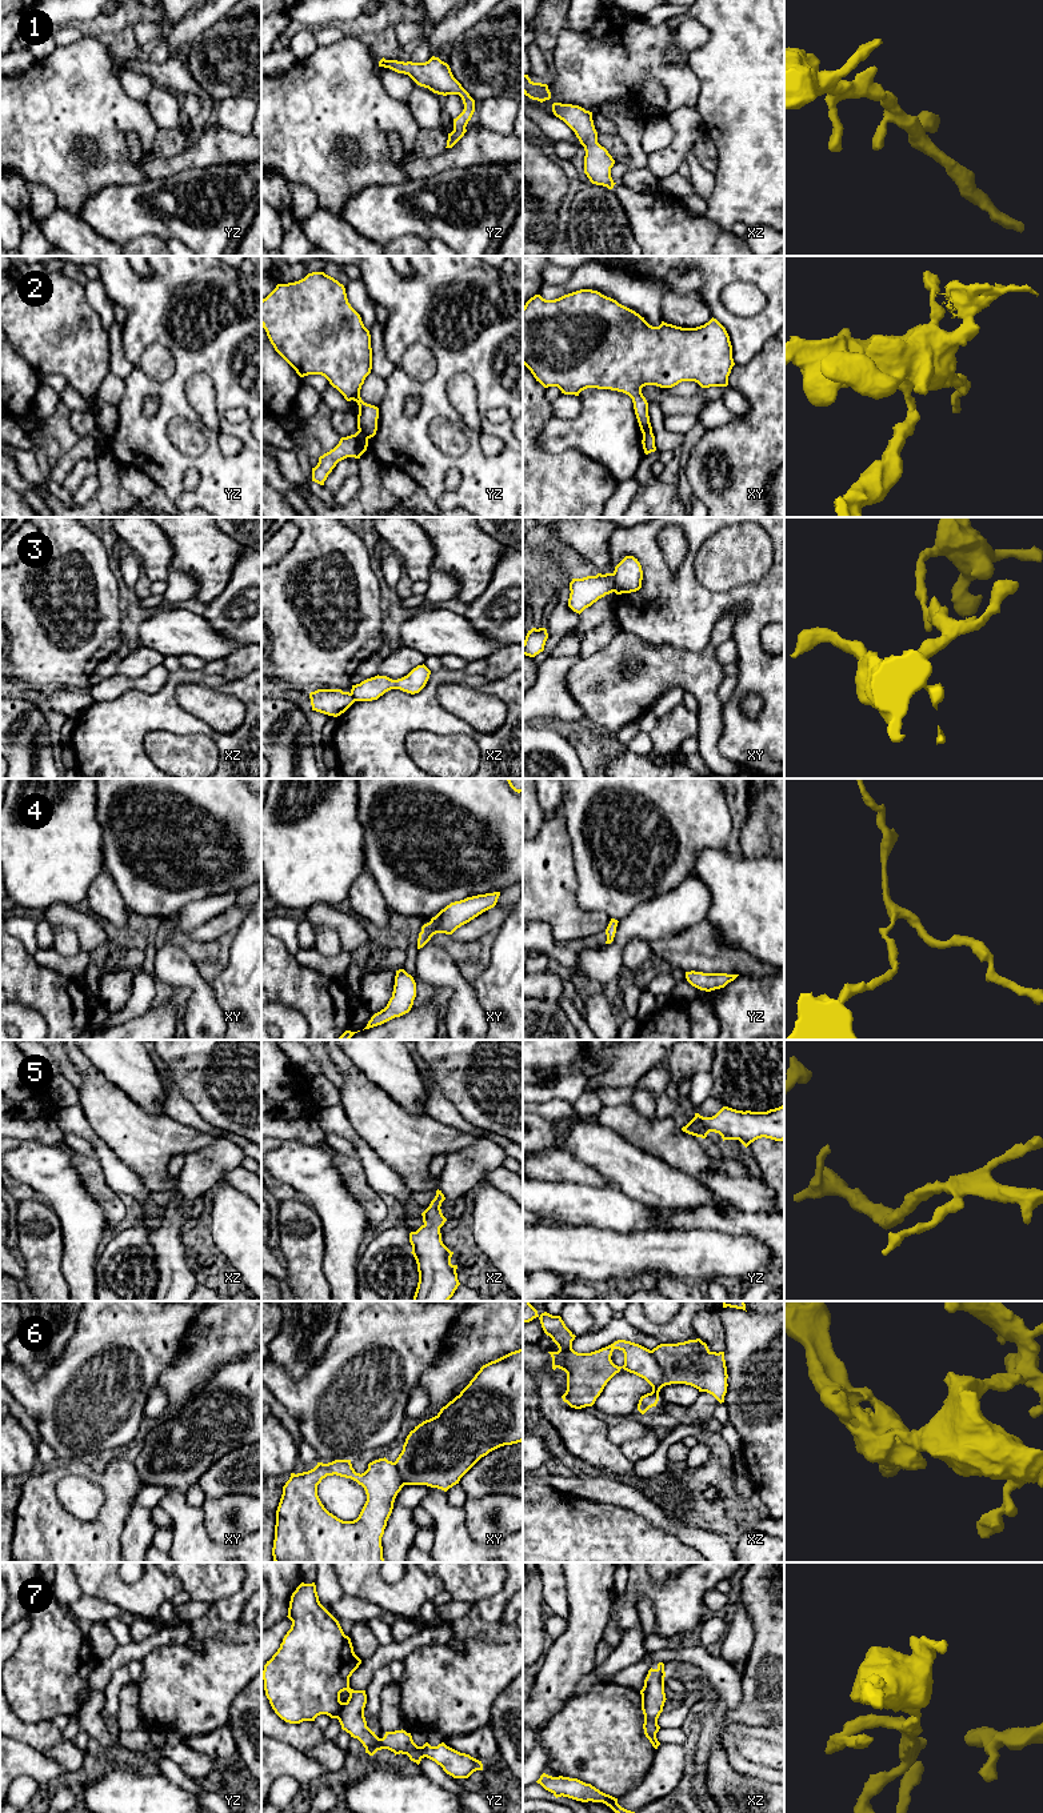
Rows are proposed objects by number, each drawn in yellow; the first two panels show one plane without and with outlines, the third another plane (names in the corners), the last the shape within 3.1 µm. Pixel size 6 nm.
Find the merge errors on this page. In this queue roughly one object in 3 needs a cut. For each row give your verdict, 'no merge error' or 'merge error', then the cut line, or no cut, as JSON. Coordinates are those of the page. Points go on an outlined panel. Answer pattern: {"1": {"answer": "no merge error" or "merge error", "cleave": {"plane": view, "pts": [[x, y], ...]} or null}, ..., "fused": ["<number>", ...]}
{"1": {"answer": "no merge error", "cleave": null}, "2": {"answer": "merge error", "cleave": {"plane": "yz", "pts": [[359, 429], [367, 439]]}}, "3": {"answer": "merge error", "cleave": {"plane": "xy", "pts": [[612, 573], [615, 591]]}}, "4": {"answer": "no merge error", "cleave": null}, "5": {"answer": "no merge error", "cleave": null}, "6": {"answer": "merge error", "cleave": {"plane": "xz", "pts": [[650, 1351], [662, 1371], [663, 1385]]}}, "7": {"answer": "no merge error", "cleave": null}, "fused": ["2", "3", "6"]}

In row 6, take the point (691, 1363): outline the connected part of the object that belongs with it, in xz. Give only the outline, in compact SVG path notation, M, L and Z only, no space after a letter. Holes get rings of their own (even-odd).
M700 1338L660 1344L651 1350L663 1370L663 1386L686 1384L712 1394L720 1404L727 1393L724 1352L711 1352Z

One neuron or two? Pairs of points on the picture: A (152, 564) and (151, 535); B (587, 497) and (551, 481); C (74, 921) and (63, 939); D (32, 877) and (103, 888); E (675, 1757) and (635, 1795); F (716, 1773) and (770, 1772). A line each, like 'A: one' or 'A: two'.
A: one
B: one
C: two
D: two
E: one
F: two

